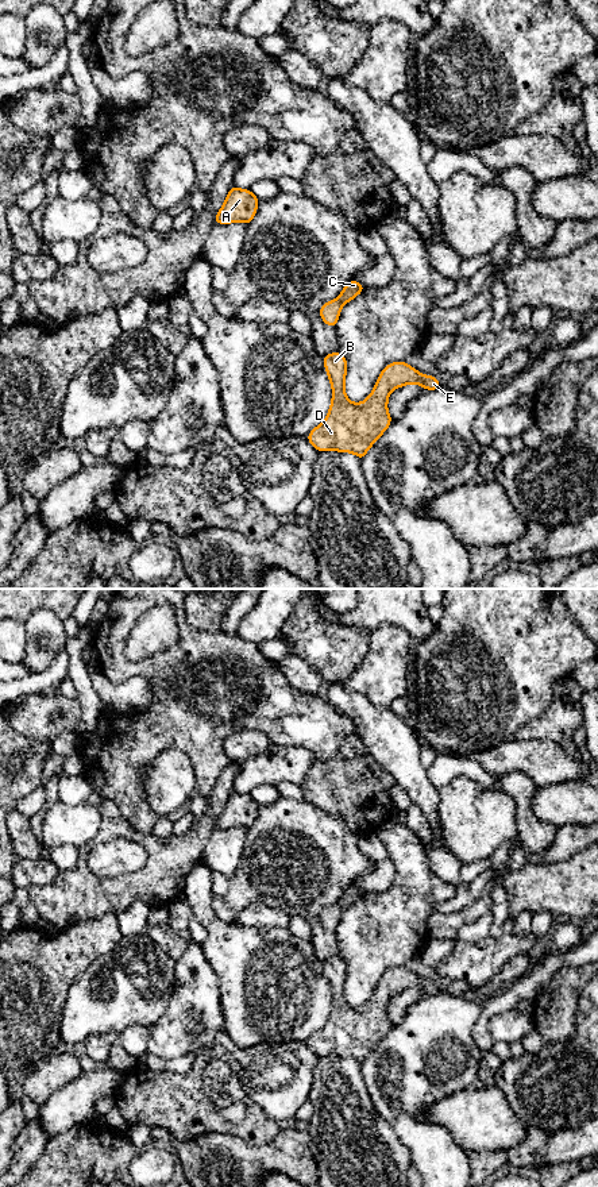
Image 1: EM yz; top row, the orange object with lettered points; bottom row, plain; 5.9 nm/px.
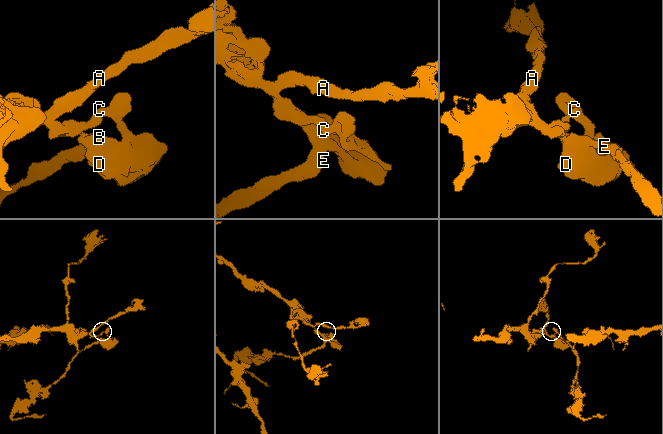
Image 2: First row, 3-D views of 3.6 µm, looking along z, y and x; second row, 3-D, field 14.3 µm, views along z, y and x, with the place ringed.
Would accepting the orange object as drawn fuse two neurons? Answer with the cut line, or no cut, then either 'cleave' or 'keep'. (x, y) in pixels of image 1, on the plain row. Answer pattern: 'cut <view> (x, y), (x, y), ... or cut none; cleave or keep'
cut yz (338, 902), (343, 908); cleave

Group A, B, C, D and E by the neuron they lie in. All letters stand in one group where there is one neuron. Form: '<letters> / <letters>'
A / B C D E

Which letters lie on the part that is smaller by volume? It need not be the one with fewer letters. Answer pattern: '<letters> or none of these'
B, C, D, E

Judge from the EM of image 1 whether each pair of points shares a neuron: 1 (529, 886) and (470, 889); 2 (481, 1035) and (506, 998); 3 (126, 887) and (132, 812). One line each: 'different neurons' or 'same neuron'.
1: different neurons
2: same neuron
3: different neurons

